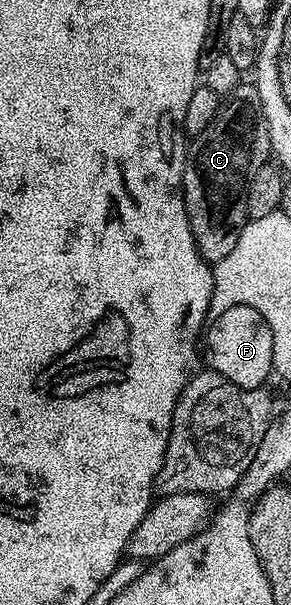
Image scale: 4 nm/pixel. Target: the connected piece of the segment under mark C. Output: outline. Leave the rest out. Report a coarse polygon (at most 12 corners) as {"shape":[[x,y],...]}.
{"shape":[[241,82],[191,141],[184,205],[203,260],[234,250],[271,150]]}

